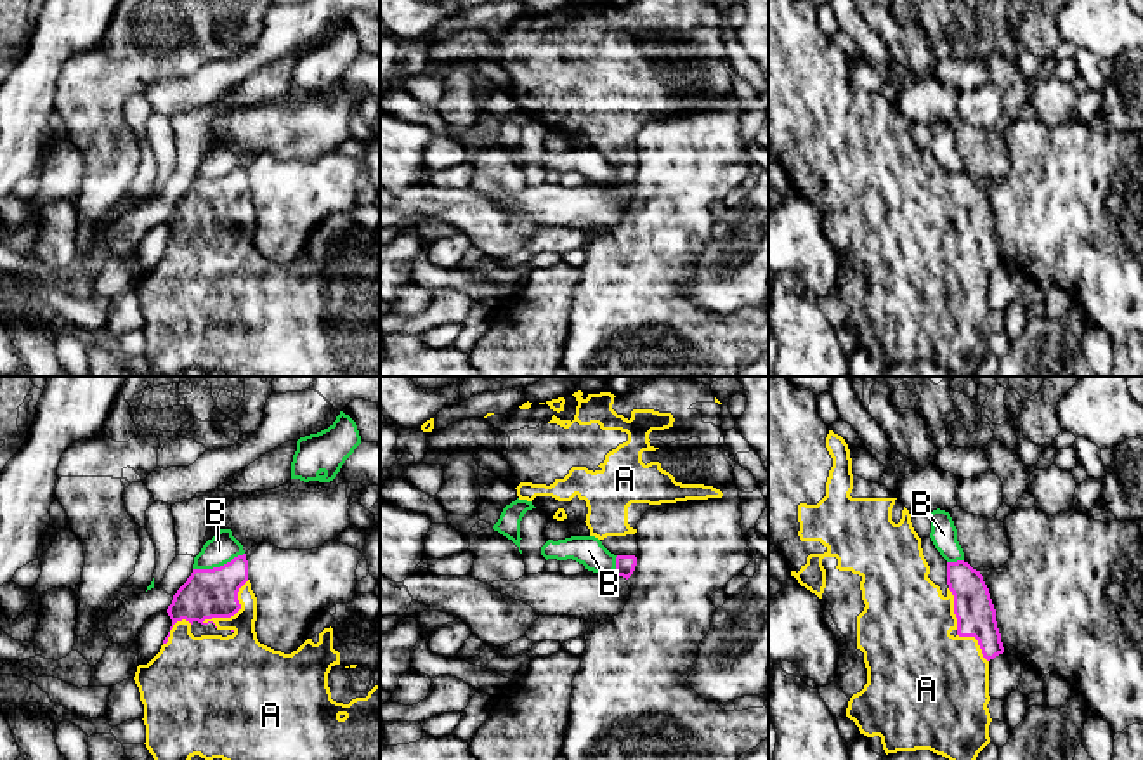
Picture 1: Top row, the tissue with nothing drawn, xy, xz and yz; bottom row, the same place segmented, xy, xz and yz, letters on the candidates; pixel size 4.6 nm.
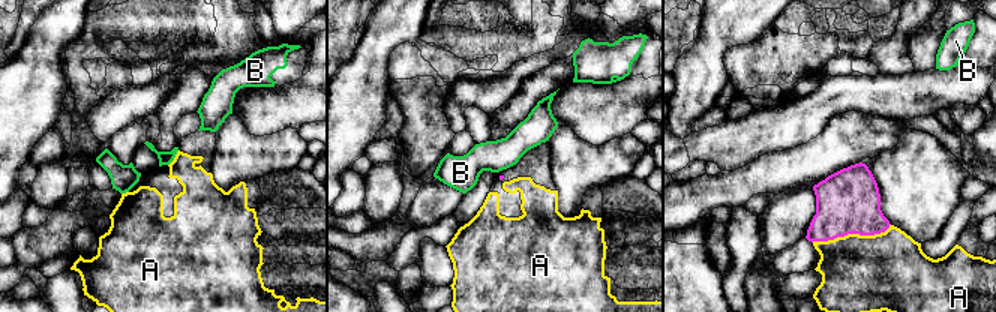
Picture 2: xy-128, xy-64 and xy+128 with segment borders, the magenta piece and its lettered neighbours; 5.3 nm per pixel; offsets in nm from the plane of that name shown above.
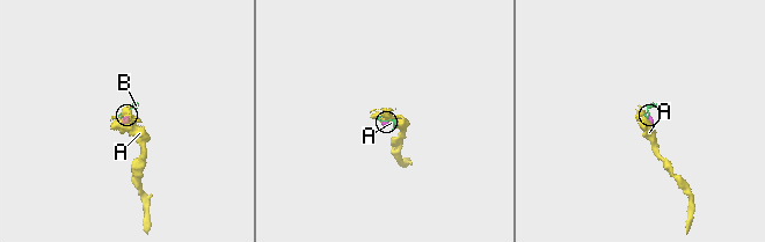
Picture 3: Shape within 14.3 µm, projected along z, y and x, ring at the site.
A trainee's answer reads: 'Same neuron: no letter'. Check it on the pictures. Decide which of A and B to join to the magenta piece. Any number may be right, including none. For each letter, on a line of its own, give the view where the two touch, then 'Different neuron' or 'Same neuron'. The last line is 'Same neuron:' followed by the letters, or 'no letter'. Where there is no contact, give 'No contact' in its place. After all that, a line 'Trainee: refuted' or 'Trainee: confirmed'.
A: Touches magenta in xy. Same neuron
B: Touches magenta in xy. Different neuron
Same neuron: A
Trainee: refuted

